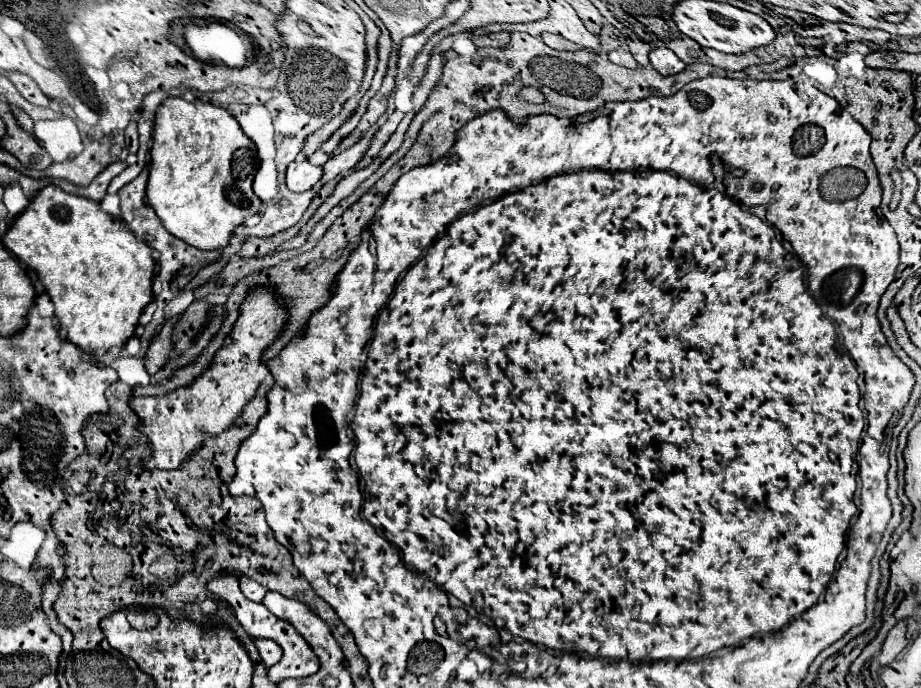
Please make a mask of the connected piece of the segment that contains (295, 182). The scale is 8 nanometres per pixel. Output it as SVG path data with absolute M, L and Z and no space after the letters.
M296 160L286 170L286 184L292 192L306 192L322 178L322 166L314 166L306 160Z

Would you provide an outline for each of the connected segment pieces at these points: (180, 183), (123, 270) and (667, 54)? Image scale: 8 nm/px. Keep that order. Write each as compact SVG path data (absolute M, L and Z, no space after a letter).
M166 98L160 104L156 112L152 150L150 150L152 162L150 162L150 178L148 178L148 202L152 204L164 228L172 236L206 252L222 250L228 246L236 226L244 224L248 216L260 214L260 208L248 208L248 200L240 200L240 180L248 182L248 178L236 178L232 174L234 152L246 148L248 142L252 140L242 132L234 116L230 116L220 106L200 100L186 102L184 98Z
M50 184L50 186L46 186L44 190L40 190L38 196L30 202L30 206L14 220L12 228L10 228L10 230L6 232L6 236L2 238L2 244L4 244L20 262L24 262L26 266L30 266L32 270L38 272L40 282L44 284L48 296L50 296L52 302L54 302L56 318L60 320L60 326L68 330L68 340L70 340L72 344L76 344L78 348L84 348L84 352L96 352L96 350L110 350L110 348L114 348L114 346L124 348L126 342L128 342L128 338L134 336L134 330L136 330L136 326L138 326L140 314L142 314L144 308L152 302L152 280L154 280L154 264L156 264L156 262L154 262L154 258L152 258L152 248L150 248L144 240L136 238L136 236L126 228L124 222L120 222L118 218L112 218L110 214L102 212L98 202L88 200L88 198L84 198L84 196L68 194L68 192L64 192L62 188Z
M654 48L650 52L650 64L662 74L662 76L670 76L670 74L678 74L680 70L684 70L684 62L668 48Z

